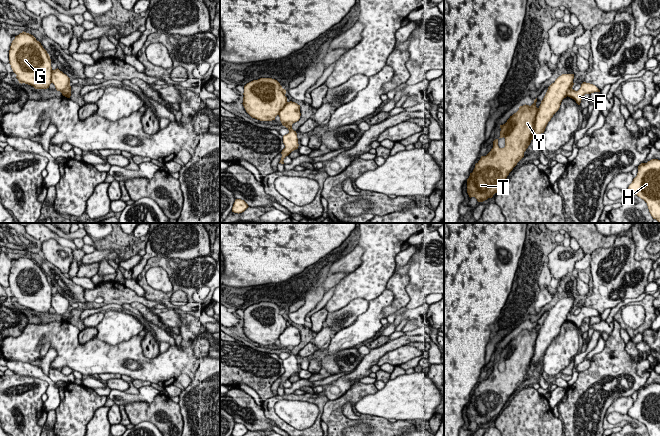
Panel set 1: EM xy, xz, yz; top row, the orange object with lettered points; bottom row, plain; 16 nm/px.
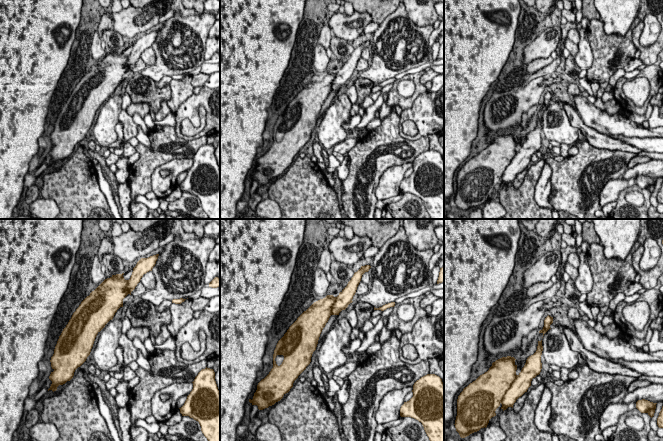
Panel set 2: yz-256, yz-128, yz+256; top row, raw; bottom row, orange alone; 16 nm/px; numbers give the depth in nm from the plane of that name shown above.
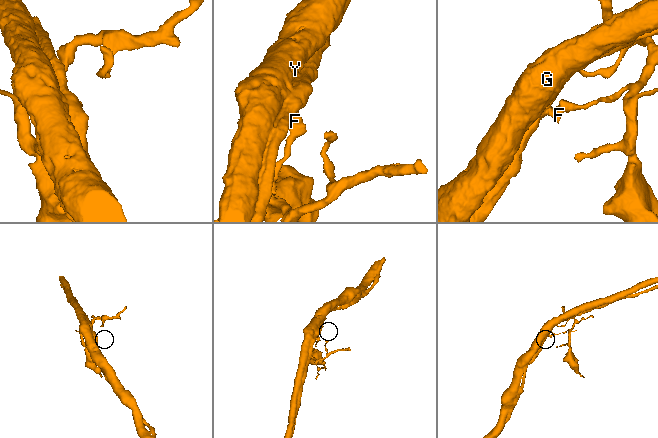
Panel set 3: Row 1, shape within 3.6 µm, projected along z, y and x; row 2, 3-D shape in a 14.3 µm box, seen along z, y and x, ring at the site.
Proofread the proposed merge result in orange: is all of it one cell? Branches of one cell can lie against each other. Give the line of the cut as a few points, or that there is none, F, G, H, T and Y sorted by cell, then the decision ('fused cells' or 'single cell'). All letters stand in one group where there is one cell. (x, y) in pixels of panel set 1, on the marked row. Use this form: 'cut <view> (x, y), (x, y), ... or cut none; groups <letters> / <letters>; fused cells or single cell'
cut yz (571, 87), (566, 95); groups F H / G T Y; fused cells

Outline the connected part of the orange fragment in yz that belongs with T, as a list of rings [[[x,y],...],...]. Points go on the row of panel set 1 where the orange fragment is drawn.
[[[562,74],[554,83],[552,83],[541,101],[540,106],[536,107],[537,98],[534,103],[523,105],[514,113],[507,122],[500,125],[500,137],[505,138],[505,147],[498,146],[498,139],[493,141],[493,148],[486,156],[481,156],[480,160],[475,164],[475,168],[470,173],[467,179],[467,193],[469,197],[475,197],[478,202],[483,202],[488,198],[492,198],[501,188],[509,173],[517,165],[517,163],[524,157],[524,152],[533,140],[537,143],[541,133],[544,133],[548,122],[553,115],[559,110],[561,102],[567,97],[567,92],[574,85],[574,74]]]

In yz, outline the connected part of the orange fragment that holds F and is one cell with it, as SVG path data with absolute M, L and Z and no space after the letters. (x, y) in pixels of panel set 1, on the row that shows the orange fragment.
M583 82L578 91L572 88L568 90L567 96L574 99L578 105L580 105L581 100L585 94L591 94L594 92L600 92L600 90L593 84Z

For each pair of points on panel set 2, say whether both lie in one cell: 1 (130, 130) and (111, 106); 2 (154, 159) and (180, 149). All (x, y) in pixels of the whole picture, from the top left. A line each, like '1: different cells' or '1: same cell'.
1: different cells
2: same cell

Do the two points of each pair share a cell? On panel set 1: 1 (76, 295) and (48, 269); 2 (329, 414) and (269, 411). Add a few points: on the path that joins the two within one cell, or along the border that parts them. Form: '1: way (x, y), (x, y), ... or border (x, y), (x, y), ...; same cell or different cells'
1: way (69, 289), (54, 276); same cell
2: border (328, 400), (324, 406), (321, 420); different cells

